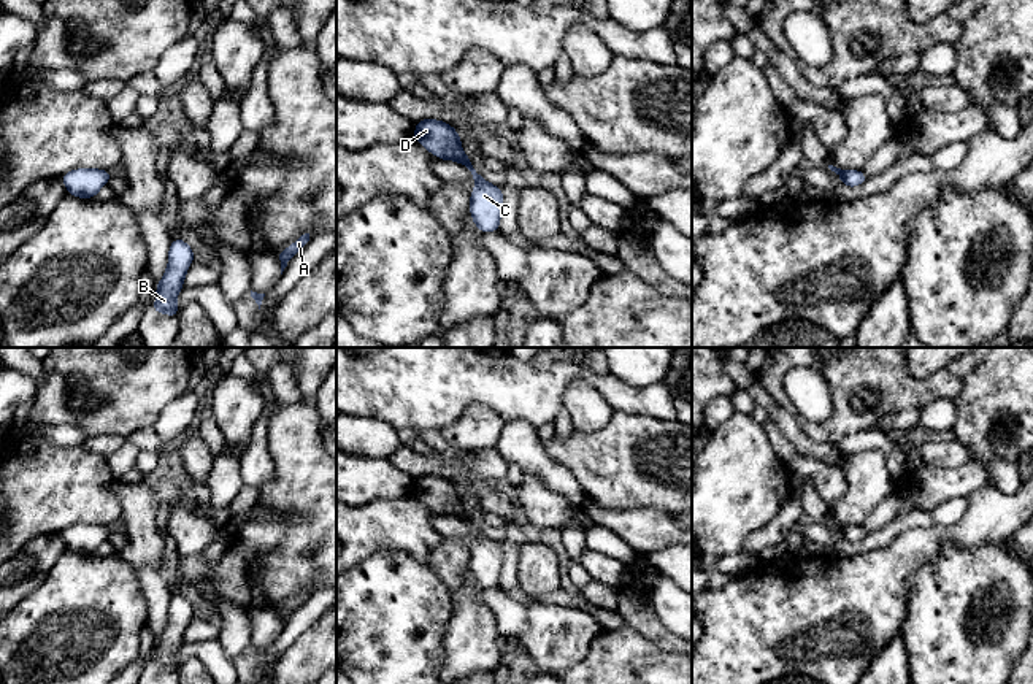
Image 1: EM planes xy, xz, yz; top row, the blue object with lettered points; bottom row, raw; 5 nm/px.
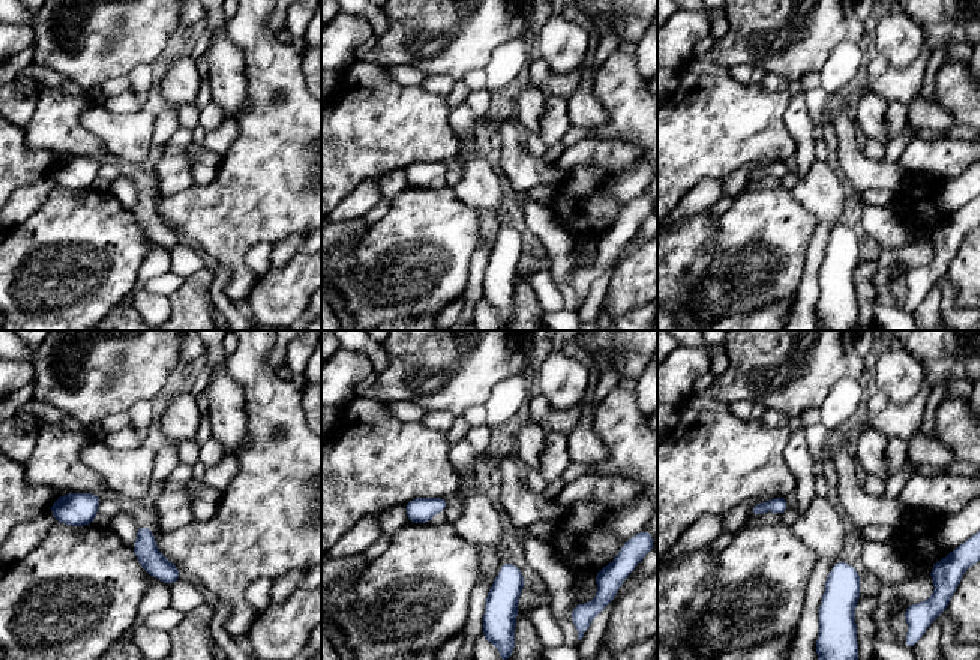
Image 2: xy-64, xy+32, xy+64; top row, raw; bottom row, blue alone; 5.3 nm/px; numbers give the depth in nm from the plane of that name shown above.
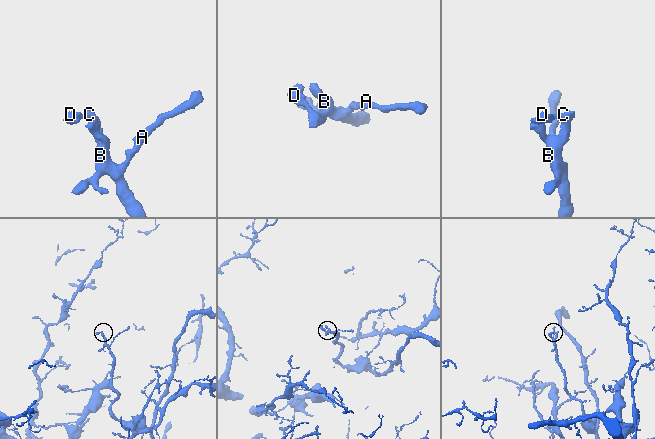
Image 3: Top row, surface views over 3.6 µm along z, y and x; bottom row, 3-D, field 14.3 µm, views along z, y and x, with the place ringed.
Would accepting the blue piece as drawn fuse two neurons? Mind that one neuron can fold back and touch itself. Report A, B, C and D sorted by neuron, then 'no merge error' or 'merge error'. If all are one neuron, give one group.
groups A B C D; no merge error

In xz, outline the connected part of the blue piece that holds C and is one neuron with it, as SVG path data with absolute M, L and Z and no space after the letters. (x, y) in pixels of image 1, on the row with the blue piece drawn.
M420 119L416 122L413 138L425 151L440 160L454 160L468 168L476 187L470 194L470 214L482 233L498 232L505 198L501 187L487 183L471 163L468 154L460 149L459 132L440 119Z

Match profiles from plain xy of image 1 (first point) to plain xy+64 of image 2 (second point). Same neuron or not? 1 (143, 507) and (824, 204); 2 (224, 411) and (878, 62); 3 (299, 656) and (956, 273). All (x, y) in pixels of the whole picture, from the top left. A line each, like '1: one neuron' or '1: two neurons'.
1: one neuron
2: two neurons
3: one neuron

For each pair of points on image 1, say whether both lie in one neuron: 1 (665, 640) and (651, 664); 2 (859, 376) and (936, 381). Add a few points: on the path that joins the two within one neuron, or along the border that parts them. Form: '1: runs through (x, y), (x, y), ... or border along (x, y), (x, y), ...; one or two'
1: border along (629, 627), (664, 649), (675, 653); two
2: runs through (878, 383), (884, 386), (917, 386); one

